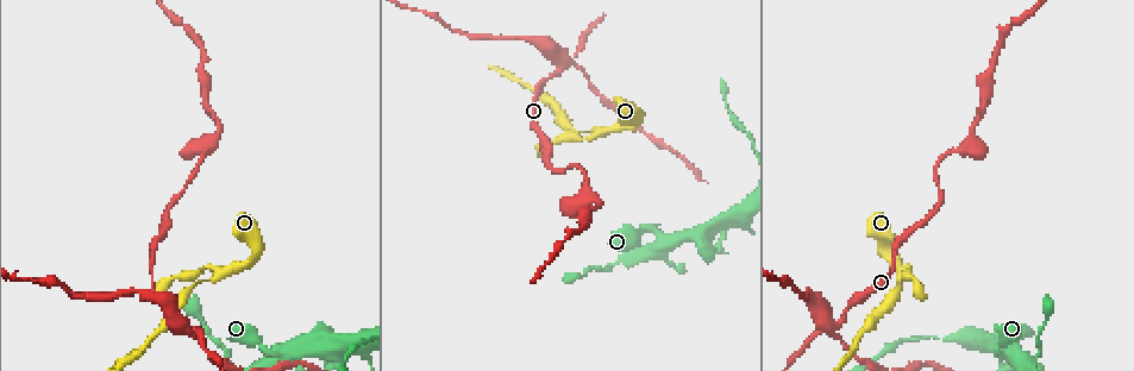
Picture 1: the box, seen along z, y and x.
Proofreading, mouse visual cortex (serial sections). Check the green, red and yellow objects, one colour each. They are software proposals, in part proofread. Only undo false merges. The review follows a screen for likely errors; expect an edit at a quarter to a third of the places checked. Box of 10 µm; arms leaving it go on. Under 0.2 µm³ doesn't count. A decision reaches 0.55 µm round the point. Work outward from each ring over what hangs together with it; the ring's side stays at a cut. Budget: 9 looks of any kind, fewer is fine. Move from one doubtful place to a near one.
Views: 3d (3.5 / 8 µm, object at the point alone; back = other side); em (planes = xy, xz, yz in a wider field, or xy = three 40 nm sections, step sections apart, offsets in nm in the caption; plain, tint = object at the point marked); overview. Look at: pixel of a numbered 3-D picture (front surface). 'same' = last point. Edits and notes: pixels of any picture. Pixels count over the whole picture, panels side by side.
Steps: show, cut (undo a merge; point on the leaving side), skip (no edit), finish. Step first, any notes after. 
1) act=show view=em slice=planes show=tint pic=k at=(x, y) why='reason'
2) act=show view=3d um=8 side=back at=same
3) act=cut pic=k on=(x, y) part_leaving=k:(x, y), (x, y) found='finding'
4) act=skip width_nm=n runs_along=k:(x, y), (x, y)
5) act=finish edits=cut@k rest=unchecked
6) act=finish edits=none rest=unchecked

act=show view=3d um=3.5 pic=1 at=(254, 260) why='sharp bend'

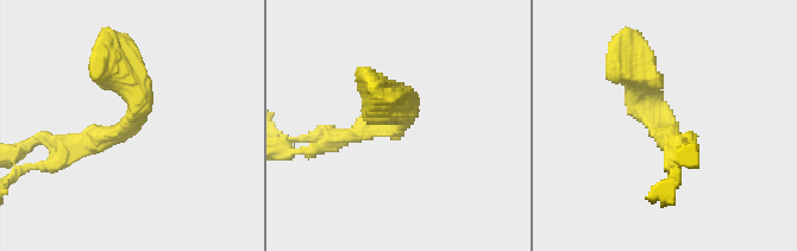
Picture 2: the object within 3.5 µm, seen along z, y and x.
act=show view=em slice=xy step=1 show=tint pic=2 at=(133, 123) why='now the EM'

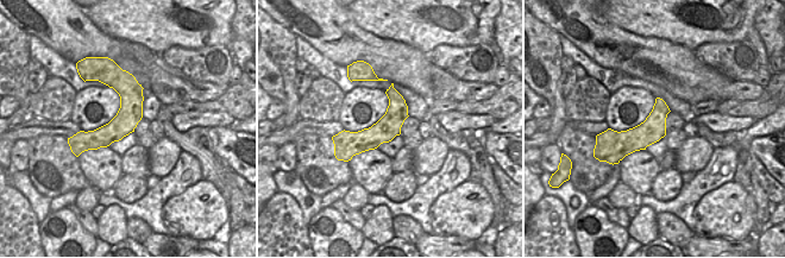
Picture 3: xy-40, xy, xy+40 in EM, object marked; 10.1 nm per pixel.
act=skip runs_along=3:(117, 74), (126, 114), (79, 149) found='one cell here'

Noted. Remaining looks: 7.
act=show view=3d um=3.5 pic=1 at=(188, 289) why='sudden change in width'

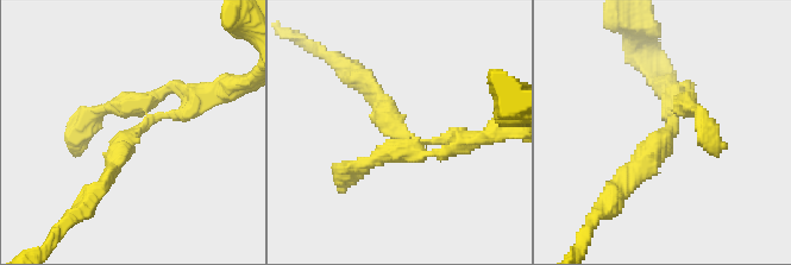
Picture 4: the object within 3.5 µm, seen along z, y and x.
act=show view=em slice=planes show=tint pic=4 at=(666, 130) why='need the tissue'

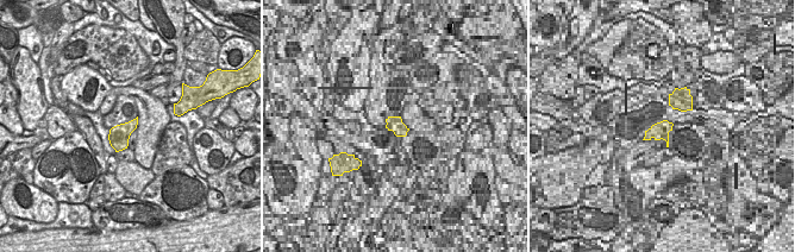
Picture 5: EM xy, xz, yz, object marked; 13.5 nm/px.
act=skip arm_widths_nm=250,250 found='one cell here'

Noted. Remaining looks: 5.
act=show view=3d um=3.5 pic=1 at=(829, 325) why='small branch off a trunk'

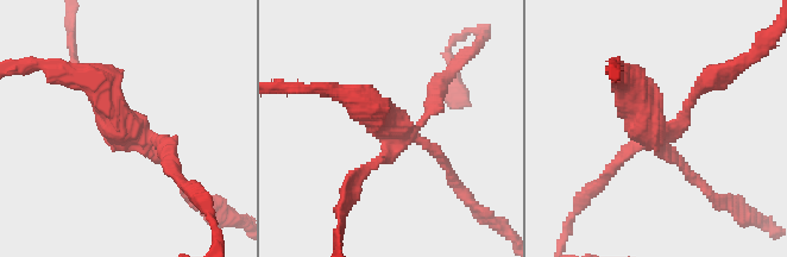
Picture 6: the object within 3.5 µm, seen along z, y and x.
act=show view=em slice=planes show=tint pic=6 at=(128, 128) why='now the EM'

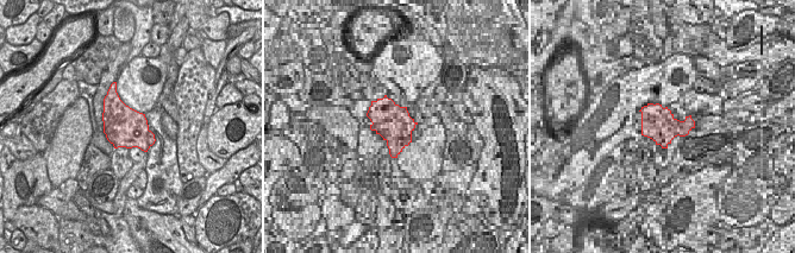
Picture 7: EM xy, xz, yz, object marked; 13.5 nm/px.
act=cut pic=6 on=(104, 123) arms=4 part_leaving=6:(396, 142), (363, 101), (326, 89) found='two cells meet here'

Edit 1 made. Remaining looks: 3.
act=show view=em slice=xy step=1 show=tint pic=1 at=(594, 208) why='sudden change in width'

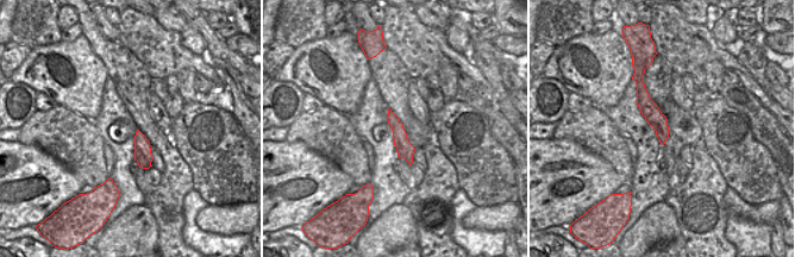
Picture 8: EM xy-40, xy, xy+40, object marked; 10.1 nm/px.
act=show view=3d um=3.5 at=same

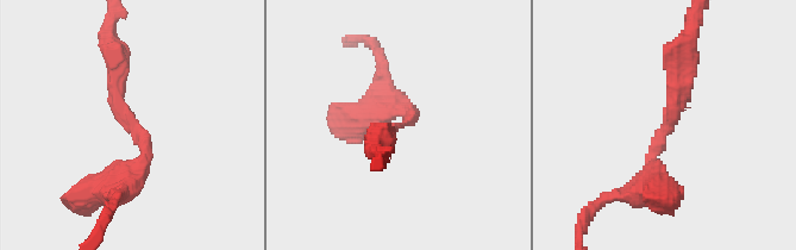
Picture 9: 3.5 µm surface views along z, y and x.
act=skip width_nm=170 runs_along=9:(643, 186), (677, 101), (683, 50) found='one cell here'

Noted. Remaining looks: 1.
act=finish edits=cut@6 rest=unchecked

